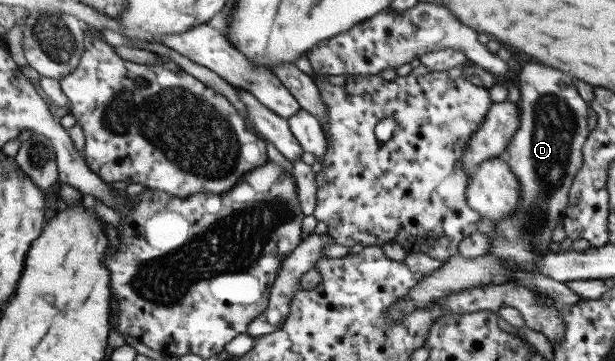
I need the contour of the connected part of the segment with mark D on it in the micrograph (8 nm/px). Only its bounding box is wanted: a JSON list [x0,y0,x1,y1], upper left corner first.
[484,63,589,307]

